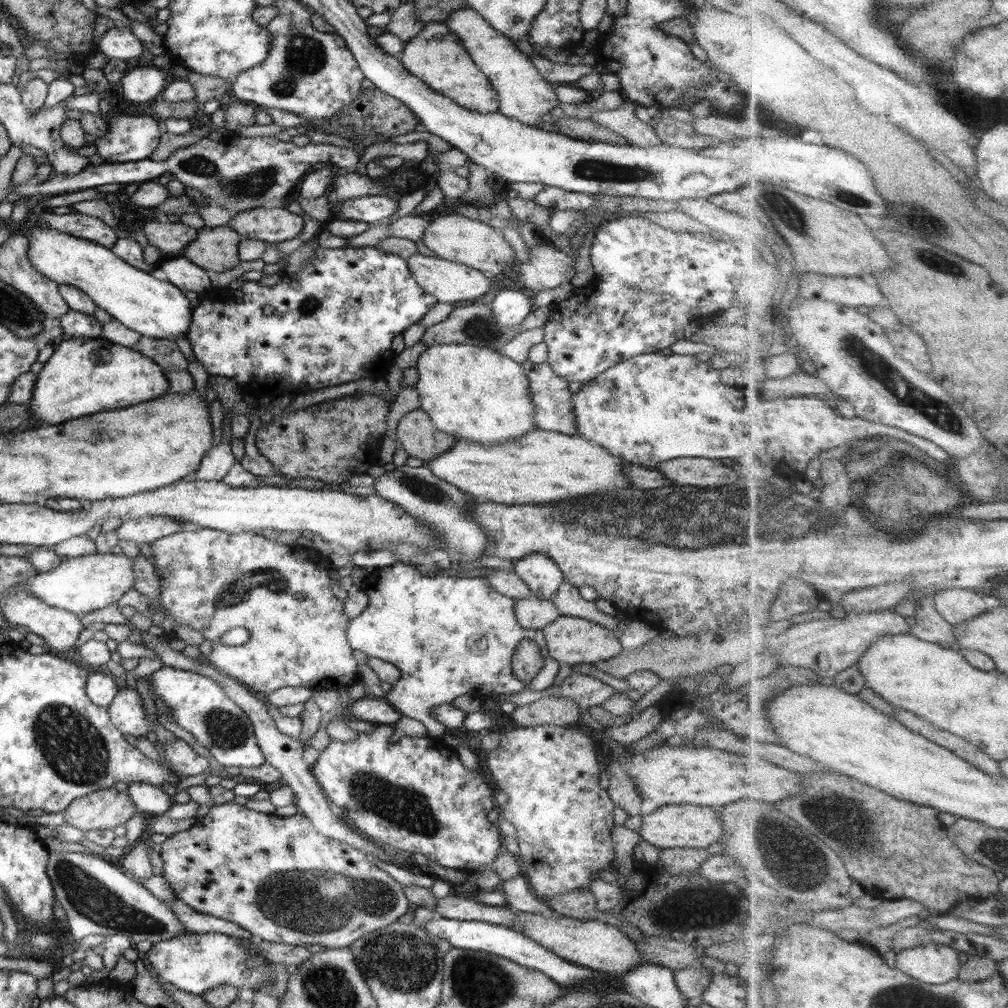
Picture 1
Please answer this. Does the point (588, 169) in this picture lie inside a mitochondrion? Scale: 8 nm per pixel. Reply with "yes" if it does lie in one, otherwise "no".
yes

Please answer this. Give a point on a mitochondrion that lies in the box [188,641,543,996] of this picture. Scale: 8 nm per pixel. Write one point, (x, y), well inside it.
(290, 897)

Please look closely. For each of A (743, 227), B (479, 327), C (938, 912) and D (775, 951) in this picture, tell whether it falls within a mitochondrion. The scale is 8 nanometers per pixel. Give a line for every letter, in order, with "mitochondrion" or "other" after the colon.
A: other
B: mitochondrion
C: other
D: other

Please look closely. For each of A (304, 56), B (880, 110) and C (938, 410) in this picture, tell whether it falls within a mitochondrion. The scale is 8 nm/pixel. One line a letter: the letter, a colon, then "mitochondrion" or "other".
A: mitochondrion
B: other
C: mitochondrion

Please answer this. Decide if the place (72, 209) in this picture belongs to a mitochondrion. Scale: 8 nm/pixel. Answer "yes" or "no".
no

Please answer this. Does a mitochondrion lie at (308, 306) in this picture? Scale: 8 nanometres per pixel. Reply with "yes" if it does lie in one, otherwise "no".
yes

